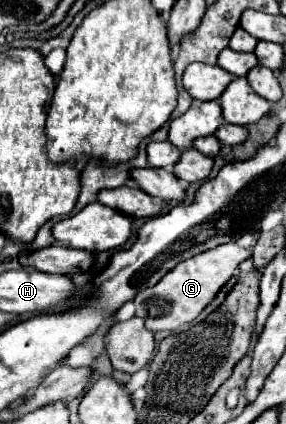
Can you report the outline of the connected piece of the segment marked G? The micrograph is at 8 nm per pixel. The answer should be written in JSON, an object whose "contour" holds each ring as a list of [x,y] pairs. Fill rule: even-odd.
{"contour":[[[225,243],[221,247],[203,251],[201,255],[179,263],[173,271],[169,271],[157,285],[139,291],[135,297],[137,317],[145,321],[145,327],[149,331],[175,331],[183,323],[193,321],[205,305],[217,295],[217,291],[231,279],[237,265],[251,257],[251,251],[245,251],[237,247],[235,243]]]}

